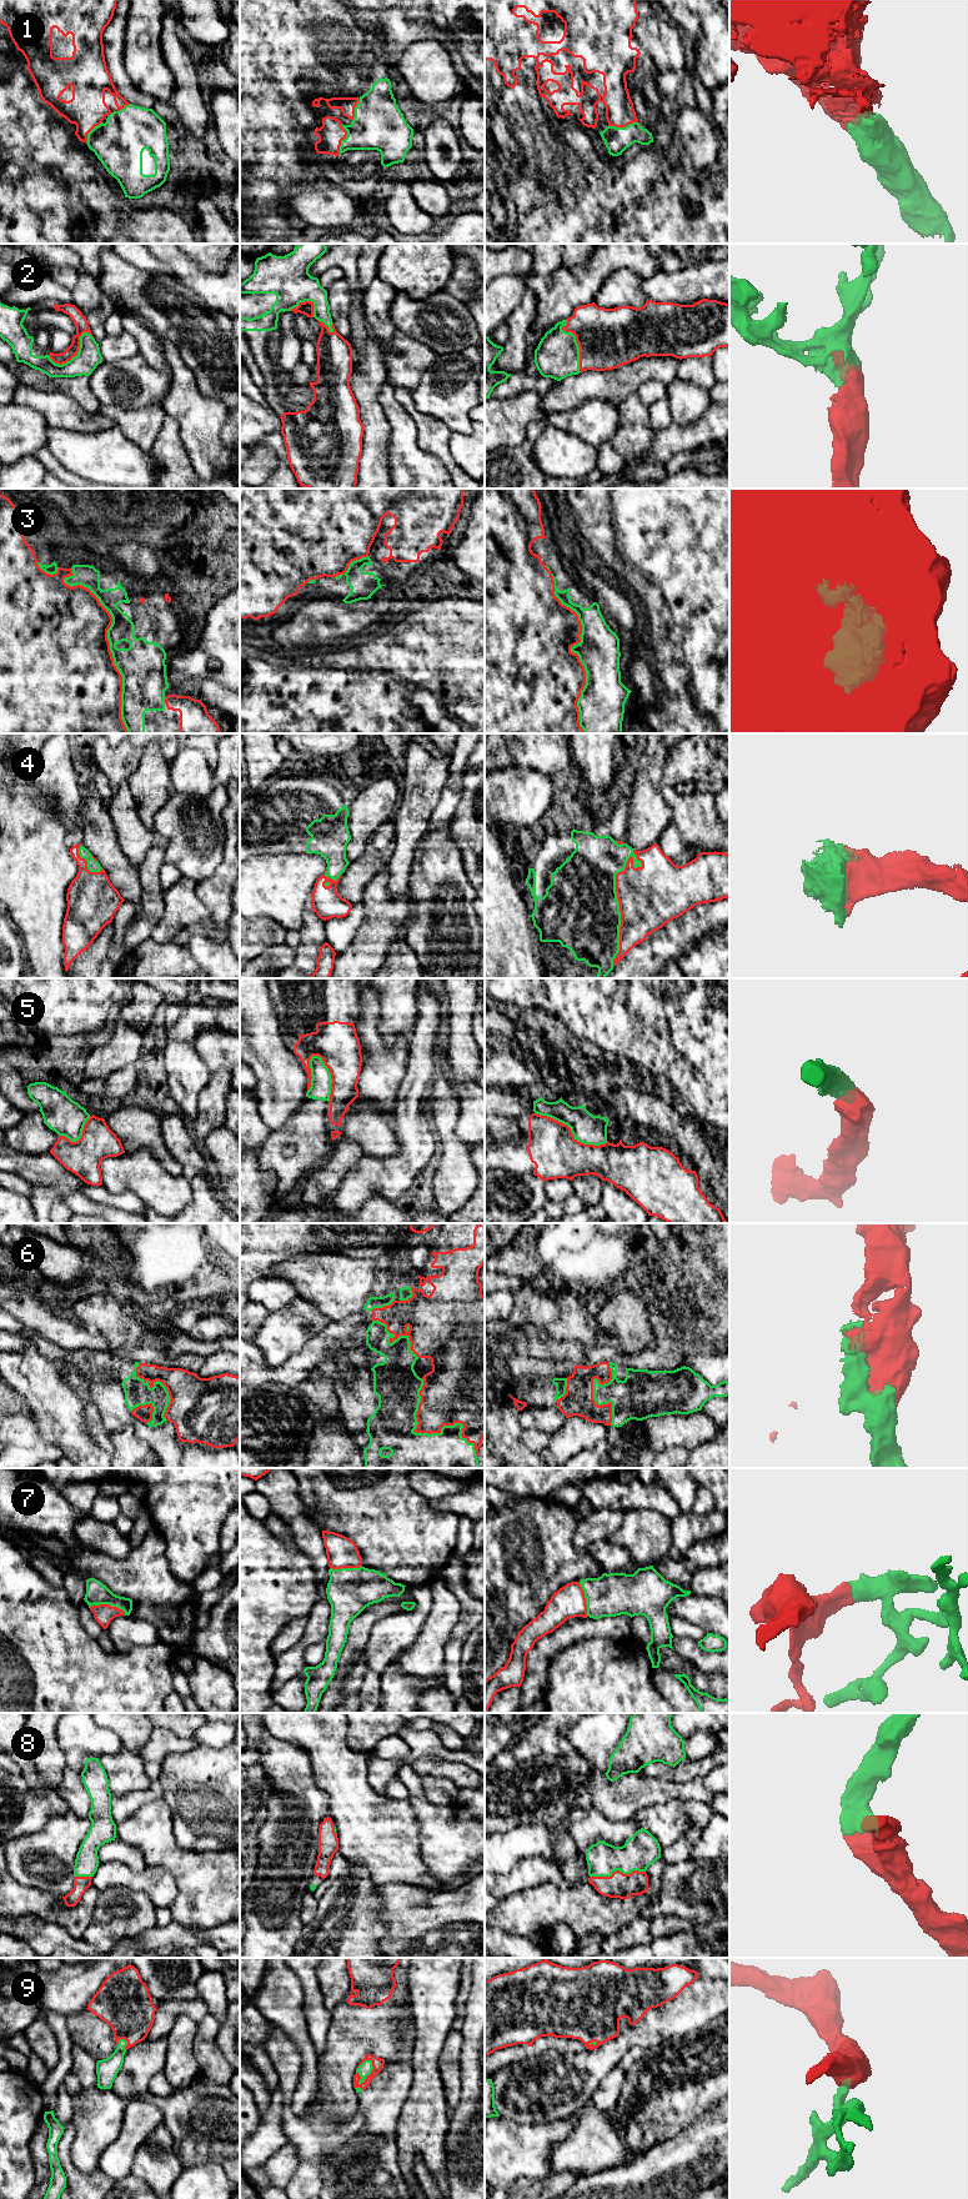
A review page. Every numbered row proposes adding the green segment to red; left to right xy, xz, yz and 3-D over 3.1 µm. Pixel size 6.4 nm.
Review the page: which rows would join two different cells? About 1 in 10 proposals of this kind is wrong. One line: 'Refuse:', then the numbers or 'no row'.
Refuse: 5

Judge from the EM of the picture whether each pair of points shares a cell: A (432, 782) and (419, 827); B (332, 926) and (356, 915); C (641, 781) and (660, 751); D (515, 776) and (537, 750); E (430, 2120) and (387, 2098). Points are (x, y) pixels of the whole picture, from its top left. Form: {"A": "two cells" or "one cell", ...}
{"A": "one cell", "B": "one cell", "C": "one cell", "D": "two cells", "E": "two cells"}

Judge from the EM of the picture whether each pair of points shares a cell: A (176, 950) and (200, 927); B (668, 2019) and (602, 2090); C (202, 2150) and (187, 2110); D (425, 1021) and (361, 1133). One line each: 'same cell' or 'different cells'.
A: different cells
B: different cells
C: same cell
D: different cells

